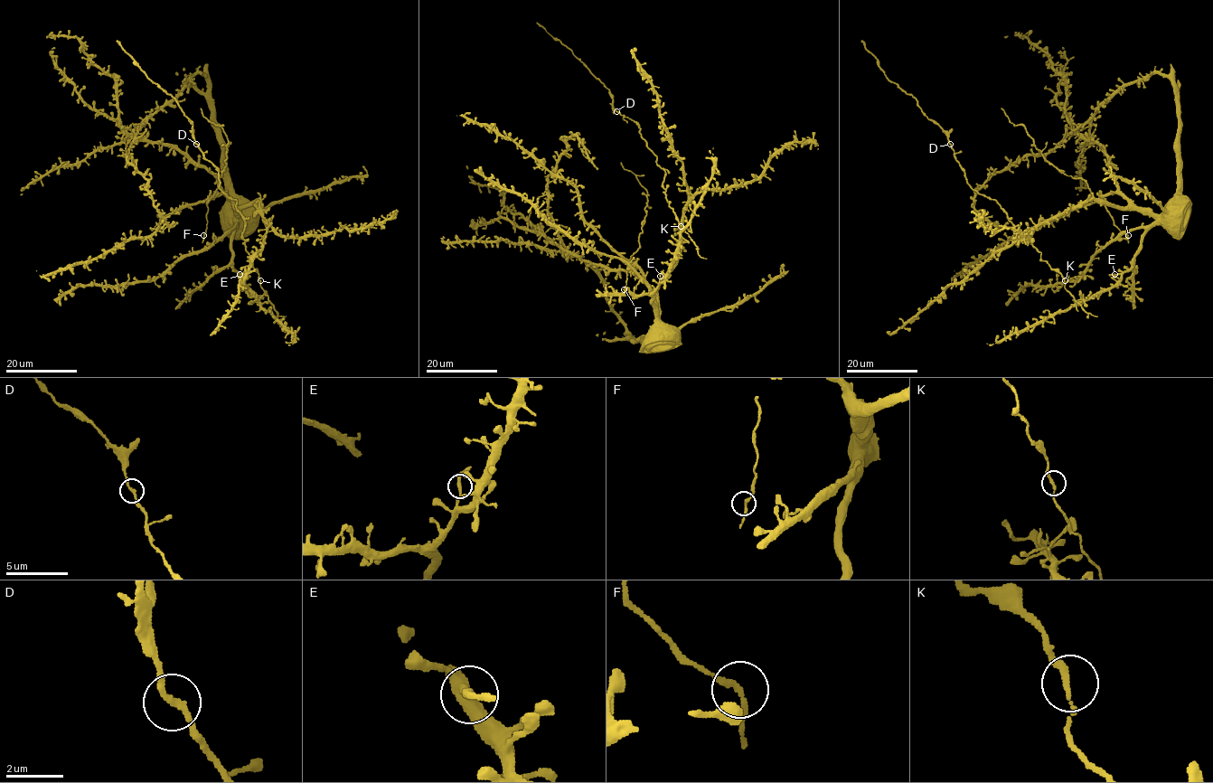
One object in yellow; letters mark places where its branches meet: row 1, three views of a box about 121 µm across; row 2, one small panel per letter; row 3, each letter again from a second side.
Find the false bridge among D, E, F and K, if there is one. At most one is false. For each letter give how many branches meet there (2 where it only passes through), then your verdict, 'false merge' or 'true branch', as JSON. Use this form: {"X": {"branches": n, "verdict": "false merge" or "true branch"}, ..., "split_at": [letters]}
{"D": {"branches": 2, "verdict": "true branch"}, "E": {"branches": 2, "verdict": "true branch"}, "F": {"branches": 2, "verdict": "true branch"}, "K": {"branches": 2, "verdict": "true branch"}, "split_at": []}

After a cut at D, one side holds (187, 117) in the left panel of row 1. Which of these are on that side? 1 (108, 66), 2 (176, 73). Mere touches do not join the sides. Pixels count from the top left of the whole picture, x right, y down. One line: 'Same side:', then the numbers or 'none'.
Same side: none

